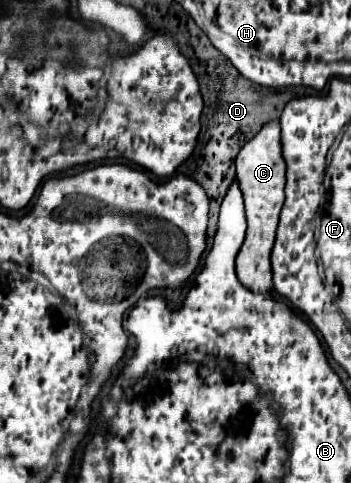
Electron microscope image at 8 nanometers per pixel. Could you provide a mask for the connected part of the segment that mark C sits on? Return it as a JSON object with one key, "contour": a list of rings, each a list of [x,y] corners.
{"contour":[[[279,121],[265,125],[249,143],[243,145],[237,155],[237,181],[243,193],[245,213],[247,213],[247,237],[237,255],[237,277],[239,281],[253,289],[255,293],[269,293],[273,287],[271,277],[271,249],[275,241],[279,211],[283,207],[283,187],[285,187],[285,161],[281,157],[279,145]]]}

